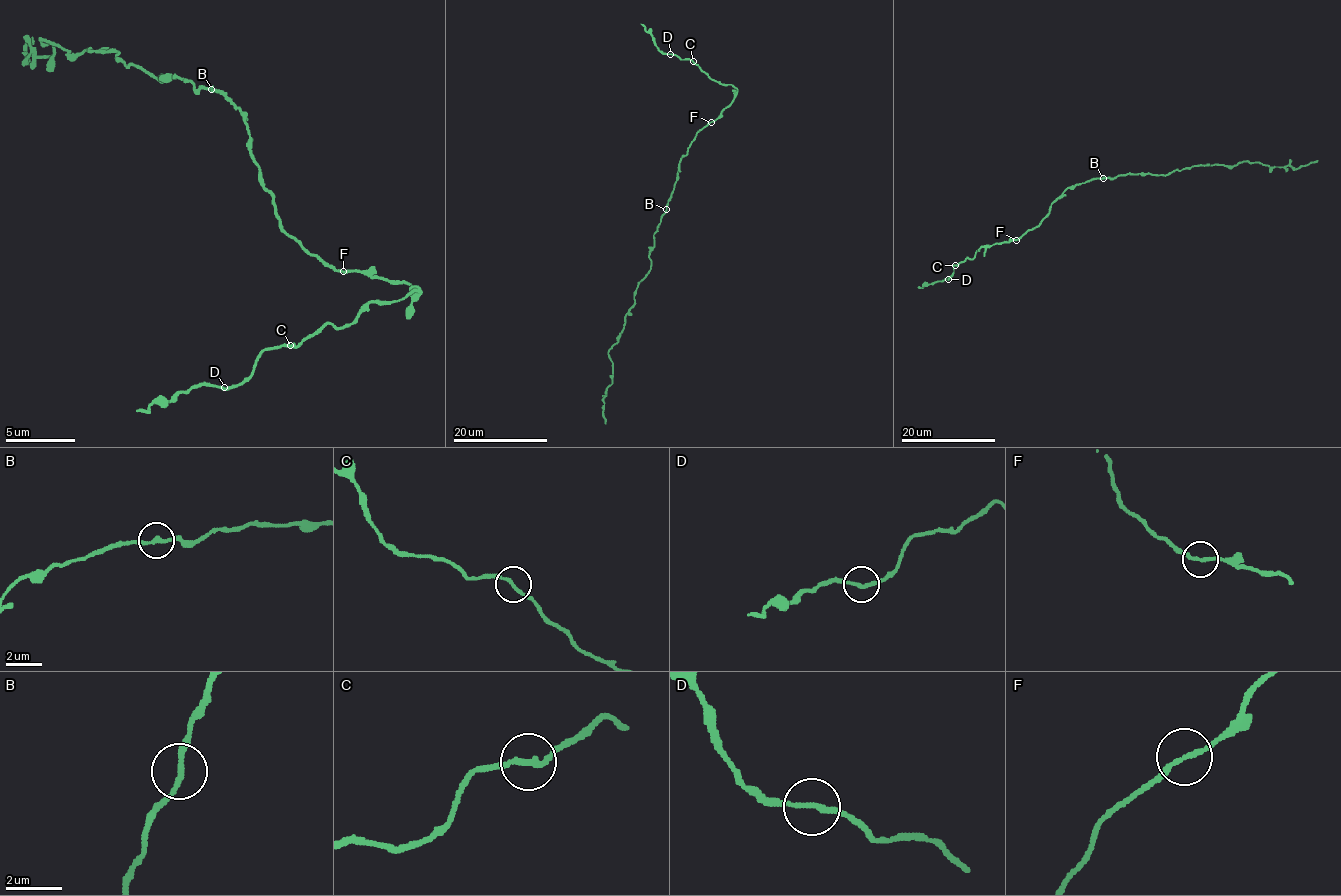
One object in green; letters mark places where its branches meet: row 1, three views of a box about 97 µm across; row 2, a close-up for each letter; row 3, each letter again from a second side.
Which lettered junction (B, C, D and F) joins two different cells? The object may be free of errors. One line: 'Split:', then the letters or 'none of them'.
Split: none of them

